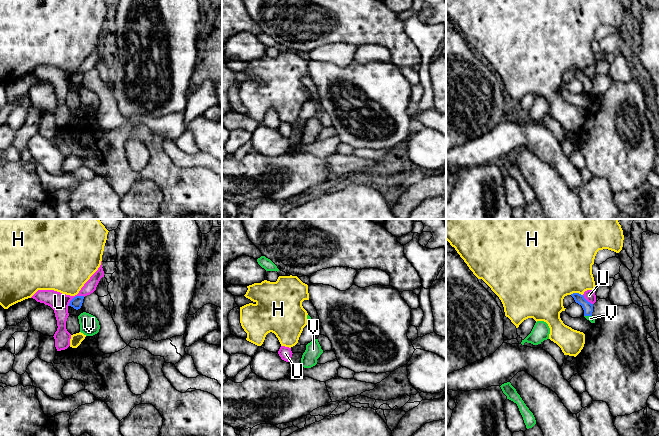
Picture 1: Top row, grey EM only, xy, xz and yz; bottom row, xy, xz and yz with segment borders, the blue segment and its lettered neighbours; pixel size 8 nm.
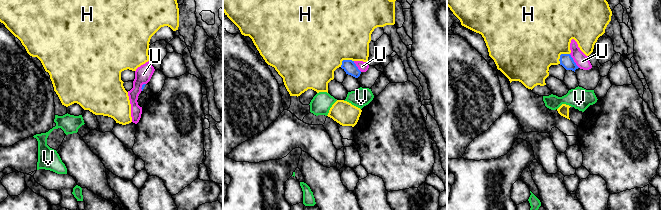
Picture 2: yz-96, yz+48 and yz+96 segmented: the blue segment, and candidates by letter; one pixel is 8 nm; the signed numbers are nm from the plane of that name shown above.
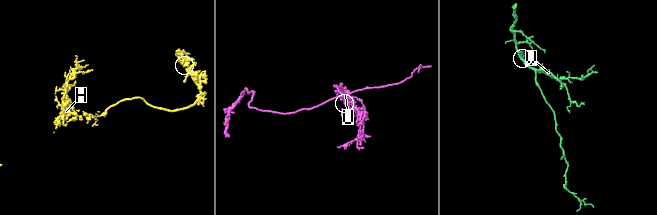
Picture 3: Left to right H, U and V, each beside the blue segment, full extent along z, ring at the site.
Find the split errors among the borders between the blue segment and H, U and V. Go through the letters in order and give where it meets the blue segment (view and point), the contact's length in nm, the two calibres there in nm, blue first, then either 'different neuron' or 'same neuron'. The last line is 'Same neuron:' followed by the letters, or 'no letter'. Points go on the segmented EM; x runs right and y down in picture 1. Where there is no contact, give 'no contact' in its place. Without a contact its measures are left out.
H: contact yz (576, 293); length 100 nm; calibres 80 and 480 nm; different neuron
U: contact xy (76, 296); length 150 nm; calibres 90 and 150 nm; different neuron
V: contact yz (588, 315); length 60 nm; calibres 80 and 50 nm; different neuron
Same neuron: no letter

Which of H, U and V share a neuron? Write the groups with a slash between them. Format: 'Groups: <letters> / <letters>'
Groups: H / U / V

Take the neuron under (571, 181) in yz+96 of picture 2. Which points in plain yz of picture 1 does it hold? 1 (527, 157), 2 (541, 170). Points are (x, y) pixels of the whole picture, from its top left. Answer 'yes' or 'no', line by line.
1: no
2: no

